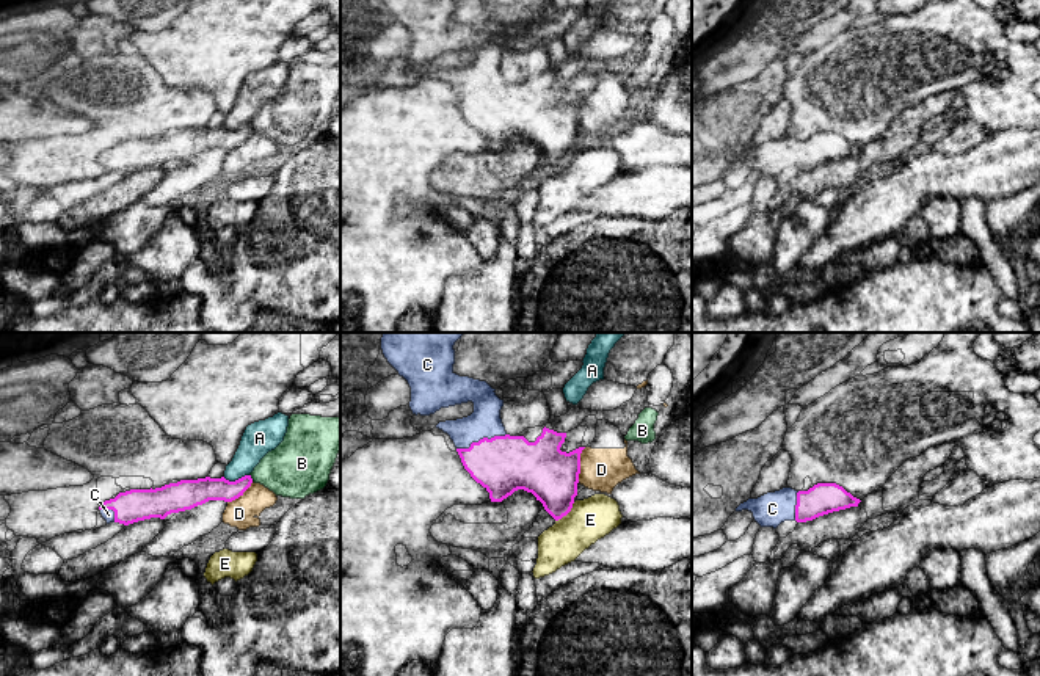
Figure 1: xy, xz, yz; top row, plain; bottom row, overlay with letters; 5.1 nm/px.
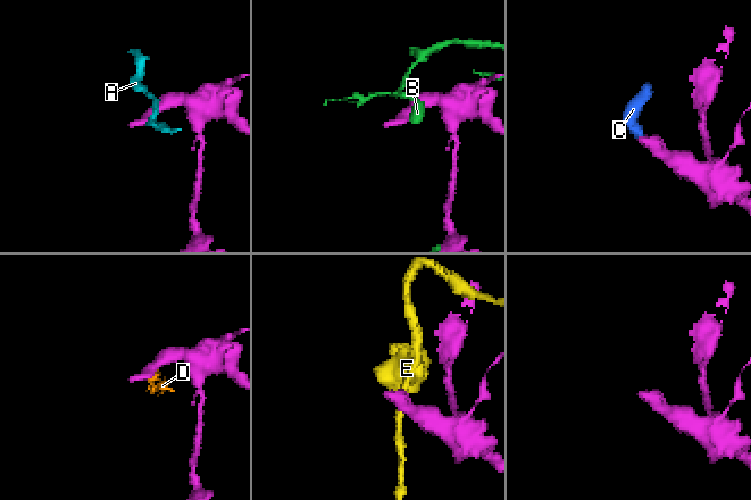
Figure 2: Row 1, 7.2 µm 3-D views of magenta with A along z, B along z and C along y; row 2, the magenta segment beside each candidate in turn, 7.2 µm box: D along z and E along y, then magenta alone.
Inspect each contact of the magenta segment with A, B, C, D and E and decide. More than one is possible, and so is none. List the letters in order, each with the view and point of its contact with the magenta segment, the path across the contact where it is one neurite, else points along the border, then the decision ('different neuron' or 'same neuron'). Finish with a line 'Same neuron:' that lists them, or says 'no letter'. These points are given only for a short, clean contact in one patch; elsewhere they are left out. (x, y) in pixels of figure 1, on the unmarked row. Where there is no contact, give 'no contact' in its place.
A: xy (236, 129) | different neuron
B: xy (250, 126) | different neuron
C: xz (480, 88) | across xz (502, 113), (480, 88), (485, 69) | same neuron
D: xz (579, 113) | different neuron
E: xz (567, 162) | along xz (574, 151), (556, 170) | different neuron
Same neuron: C

